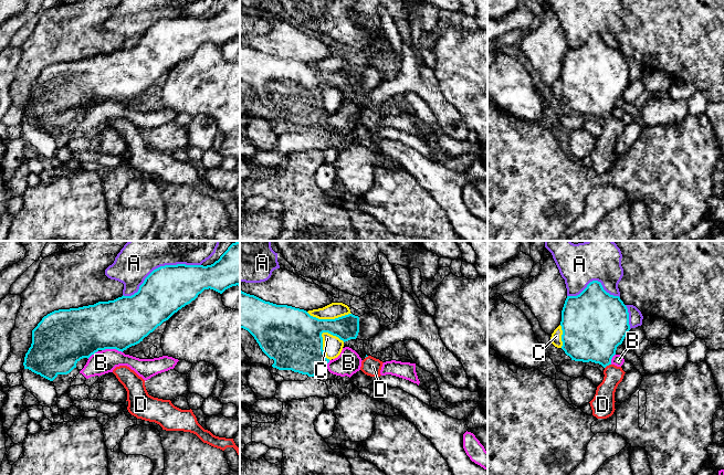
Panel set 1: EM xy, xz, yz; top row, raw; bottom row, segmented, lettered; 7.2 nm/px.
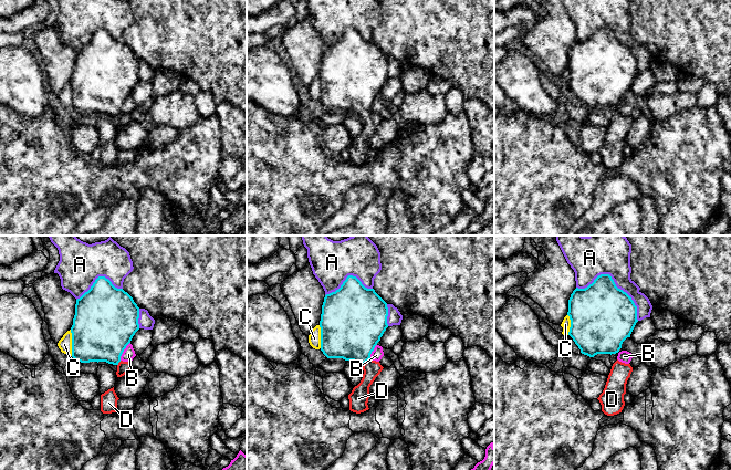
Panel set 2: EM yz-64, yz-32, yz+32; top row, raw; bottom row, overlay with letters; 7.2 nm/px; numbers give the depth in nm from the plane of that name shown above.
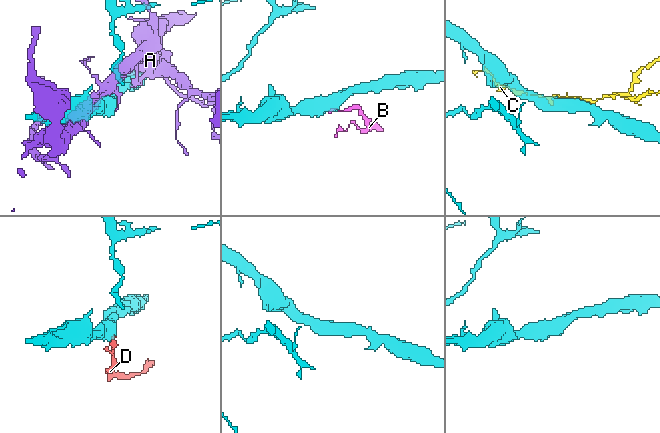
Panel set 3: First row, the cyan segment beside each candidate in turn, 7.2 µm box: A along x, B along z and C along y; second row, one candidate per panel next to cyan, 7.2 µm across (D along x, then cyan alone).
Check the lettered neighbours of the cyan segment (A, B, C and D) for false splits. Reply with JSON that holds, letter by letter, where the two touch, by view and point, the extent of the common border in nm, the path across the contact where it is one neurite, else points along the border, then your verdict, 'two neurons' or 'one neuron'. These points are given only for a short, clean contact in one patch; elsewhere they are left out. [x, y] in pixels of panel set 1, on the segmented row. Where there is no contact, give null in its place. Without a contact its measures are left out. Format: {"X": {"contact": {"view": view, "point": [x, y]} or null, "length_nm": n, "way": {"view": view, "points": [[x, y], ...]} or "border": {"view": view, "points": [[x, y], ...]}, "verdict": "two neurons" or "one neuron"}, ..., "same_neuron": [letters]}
{"A": {"contact": {"view": "xy", "point": [160, 266]}, "length_nm": 600, "verdict": "two neurons"}, "B": {"contact": {"view": "xy", "point": [112, 348]}, "length_nm": 150, "border": {"view": "xy", "points": [[102, 349], [117, 349], [122, 352]]}, "verdict": "two neurons"}, "C": {"contact": {"view": "xz", "point": [322, 346]}, "length_nm": 220, "verdict": "two neurons"}, "D": {"contact": {"view": "yz", "point": [607, 365]}, "length_nm": 60, "way": {"view": "yz", "points": [[593, 334], [597, 338], [607, 365], [608, 387], [604, 399]]}, "verdict": "one neuron"}, "same_neuron": ["D"]}

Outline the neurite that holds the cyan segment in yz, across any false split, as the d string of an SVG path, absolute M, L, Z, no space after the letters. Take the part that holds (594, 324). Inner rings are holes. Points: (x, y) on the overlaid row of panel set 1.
M598 281L590 282L587 287L577 296L567 296L563 310L562 310L562 321L560 321L563 335L562 349L565 351L567 356L575 361L583 362L595 362L601 365L604 370L604 380L597 387L596 394L594 399L589 402L592 415L597 419L607 419L611 416L615 412L615 392L618 384L622 381L625 371L621 367L617 367L611 363L612 357L616 355L617 347L622 344L625 337L630 330L629 325L629 313L627 306L620 299L619 296L613 296L607 293L601 283Z

